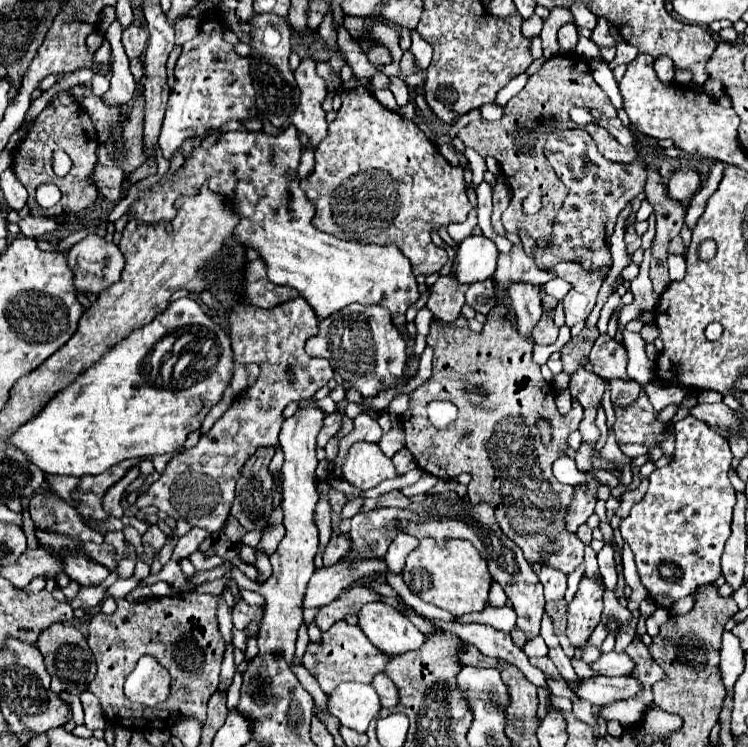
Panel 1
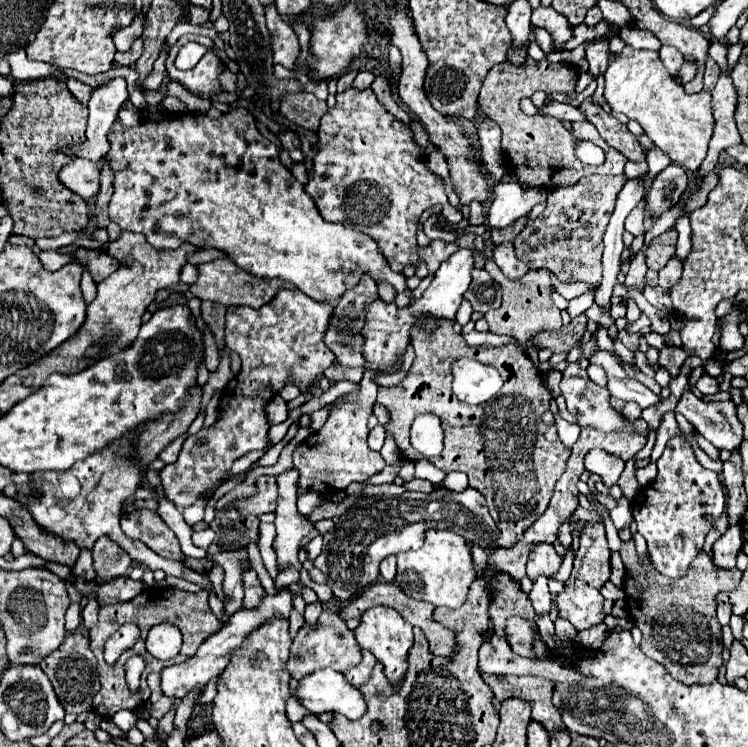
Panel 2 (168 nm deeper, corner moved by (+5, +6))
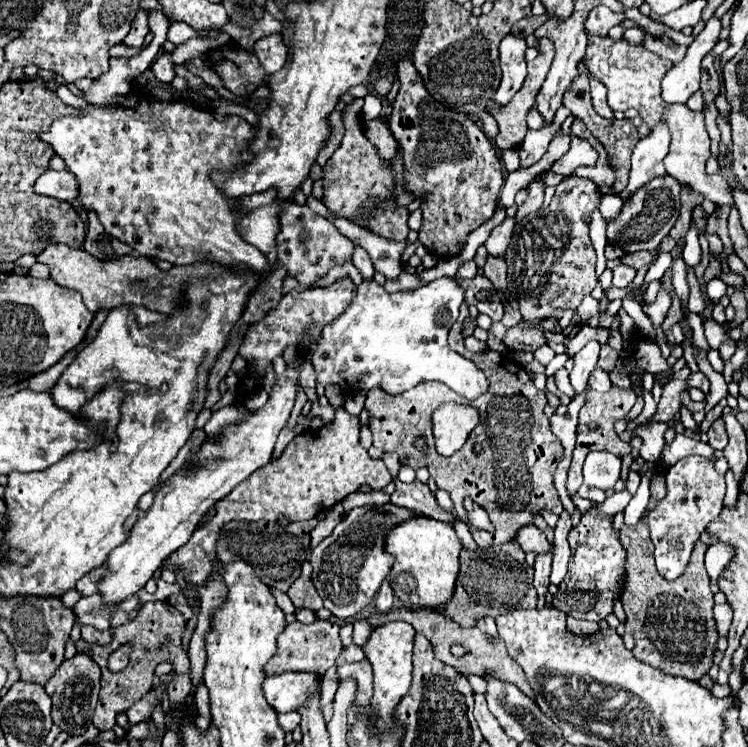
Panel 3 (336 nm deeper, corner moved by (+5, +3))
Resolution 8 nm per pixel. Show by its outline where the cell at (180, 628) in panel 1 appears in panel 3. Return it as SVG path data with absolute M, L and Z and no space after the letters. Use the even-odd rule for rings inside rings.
M150 601L150 603L144 603L136 615L136 619L124 623L124 625L118 625L118 627L112 627L112 641L108 645L98 645L98 643L92 643L90 651L92 651L92 659L100 665L102 669L102 689L100 689L100 699L98 699L98 705L96 705L96 713L94 713L94 725L100 729L100 731L106 731L106 729L112 729L116 725L116 713L120 711L126 711L128 707L132 707L132 703L140 701L154 685L154 667L160 665L160 663L170 663L176 673L188 673L190 671L190 659L188 659L188 651L182 647L182 635L184 635L184 629L186 629L186 619L184 615L174 607L170 605L168 601ZM170 637L172 639L172 645L170 649L158 649L158 645ZM130 641L132 643L132 651L130 651L130 663L124 671L120 673L110 673L108 667L106 667L106 661L108 661L108 655L122 643ZM172 651L170 657L166 657L166 653Z

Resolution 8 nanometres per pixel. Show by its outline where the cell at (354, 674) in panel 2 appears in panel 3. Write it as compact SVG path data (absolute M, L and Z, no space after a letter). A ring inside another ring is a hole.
M348 645L348 647L344 647L344 651L342 651L342 655L340 655L340 659L338 659L338 663L356 663L356 661L362 661L366 655L364 655L364 651L358 647L358 645Z

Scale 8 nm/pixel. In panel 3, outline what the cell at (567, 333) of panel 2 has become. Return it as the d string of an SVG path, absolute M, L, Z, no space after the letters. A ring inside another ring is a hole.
M542 325L532 327L532 329L522 329L522 327L512 327L504 335L504 345L508 349L520 349L520 351L536 351L538 347L546 345L546 329Z

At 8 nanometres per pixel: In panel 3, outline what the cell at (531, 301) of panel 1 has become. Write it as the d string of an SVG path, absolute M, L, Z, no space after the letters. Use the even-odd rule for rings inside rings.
M504 219L498 227L492 229L490 237L486 239L486 249L490 255L504 259L508 245L510 245L510 237L512 237L512 229L514 229L514 219Z

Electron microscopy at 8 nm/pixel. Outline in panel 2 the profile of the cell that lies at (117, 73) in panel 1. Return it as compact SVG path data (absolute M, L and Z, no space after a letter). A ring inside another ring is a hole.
M114 78L106 82L104 86L96 88L92 92L92 98L88 102L90 118L88 118L88 130L84 144L78 146L66 146L64 154L74 158L88 158L88 160L102 160L102 156L108 152L108 130L116 120L116 114L120 106L126 102L126 82L124 78Z

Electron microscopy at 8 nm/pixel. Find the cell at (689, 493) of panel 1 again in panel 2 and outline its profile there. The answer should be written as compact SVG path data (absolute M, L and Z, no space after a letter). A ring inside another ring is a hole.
M672 438L656 464L658 476L634 498L632 516L638 532L648 542L654 568L668 578L680 578L698 556L706 532L714 528L712 518L722 514L724 492L718 482L718 474L702 468L694 458L692 448L682 438Z

